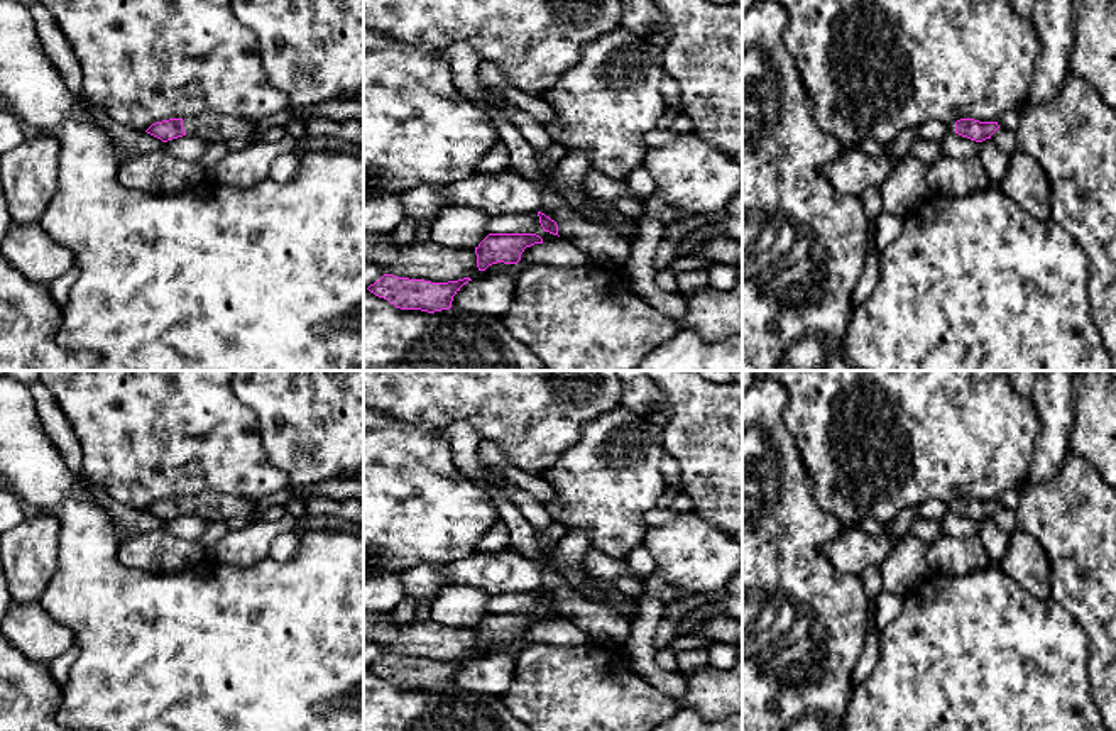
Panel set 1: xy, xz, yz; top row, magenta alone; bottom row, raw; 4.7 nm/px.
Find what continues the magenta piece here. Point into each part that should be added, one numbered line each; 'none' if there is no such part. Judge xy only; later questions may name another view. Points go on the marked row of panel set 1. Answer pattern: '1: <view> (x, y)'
1: xy (215, 127)

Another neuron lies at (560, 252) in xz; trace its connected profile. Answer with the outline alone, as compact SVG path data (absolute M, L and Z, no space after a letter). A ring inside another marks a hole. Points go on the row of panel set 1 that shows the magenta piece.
M565 239L526 247L521 254L521 261L528 266L550 264L555 267L577 267L585 264L595 264L595 259L592 256L585 254Z

